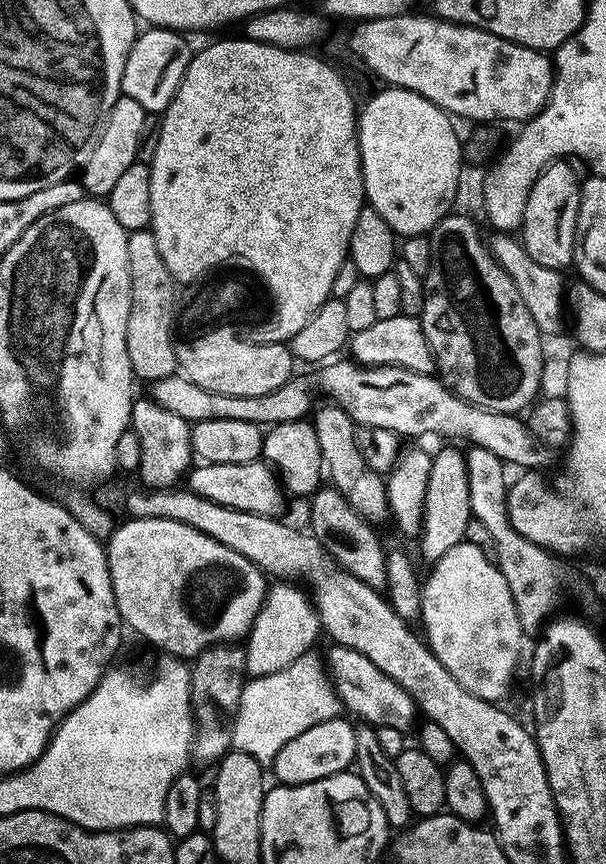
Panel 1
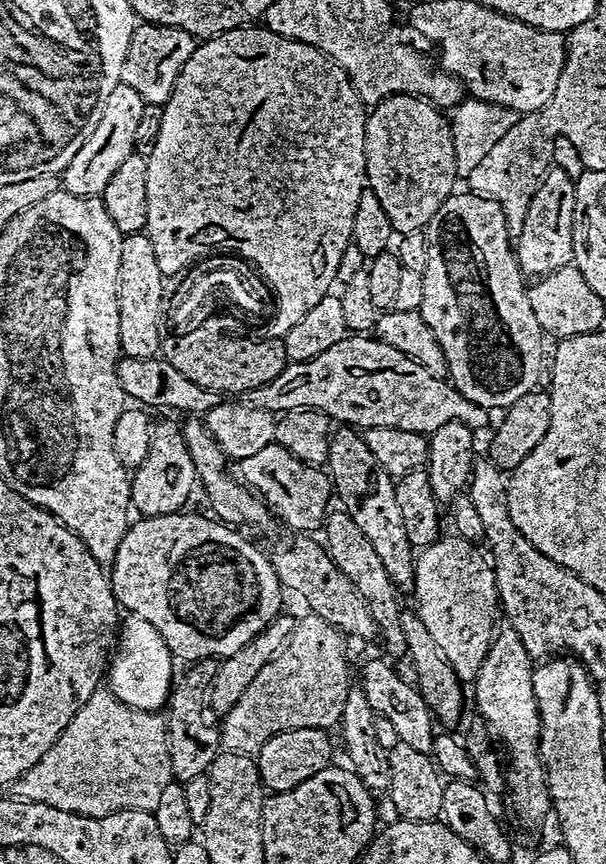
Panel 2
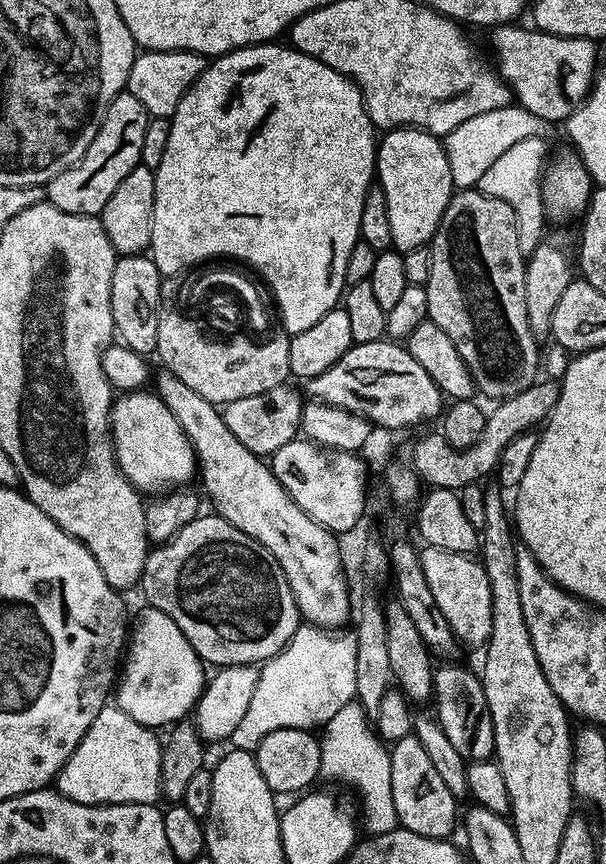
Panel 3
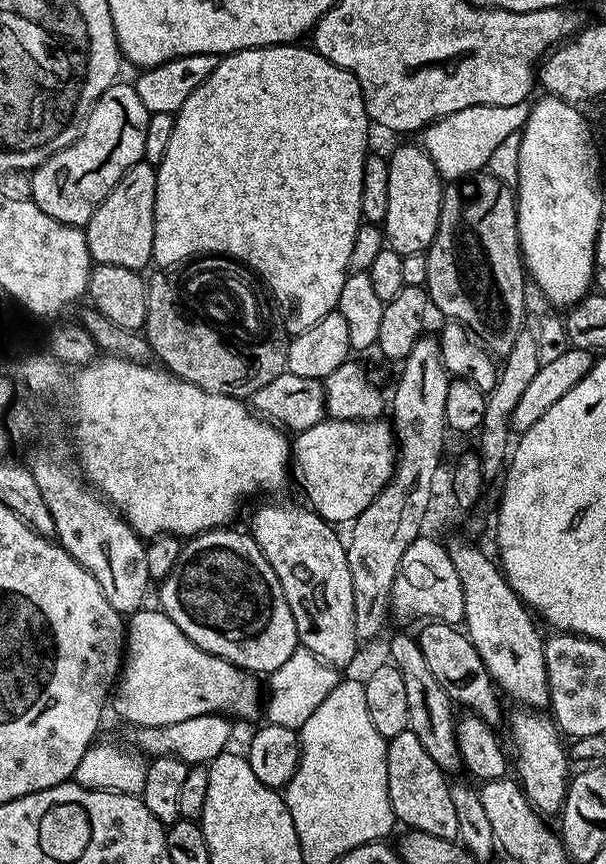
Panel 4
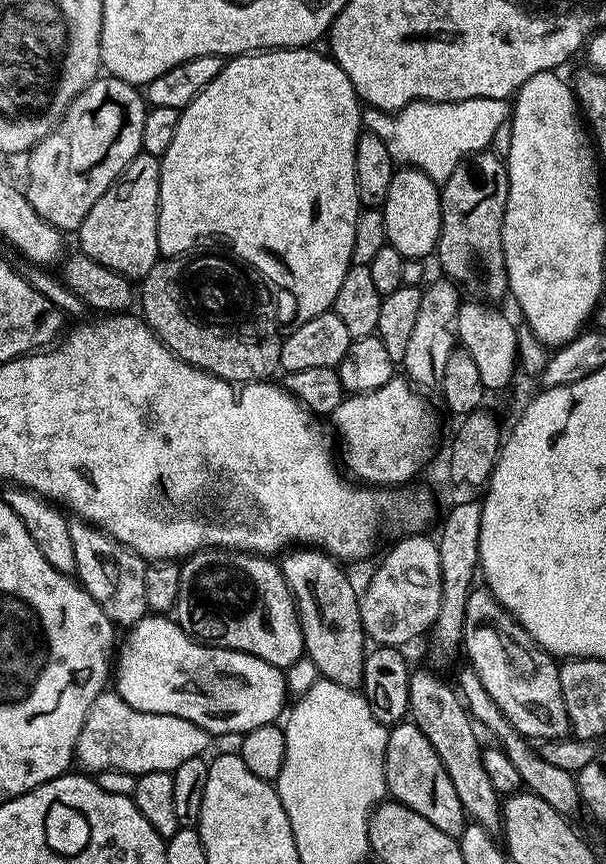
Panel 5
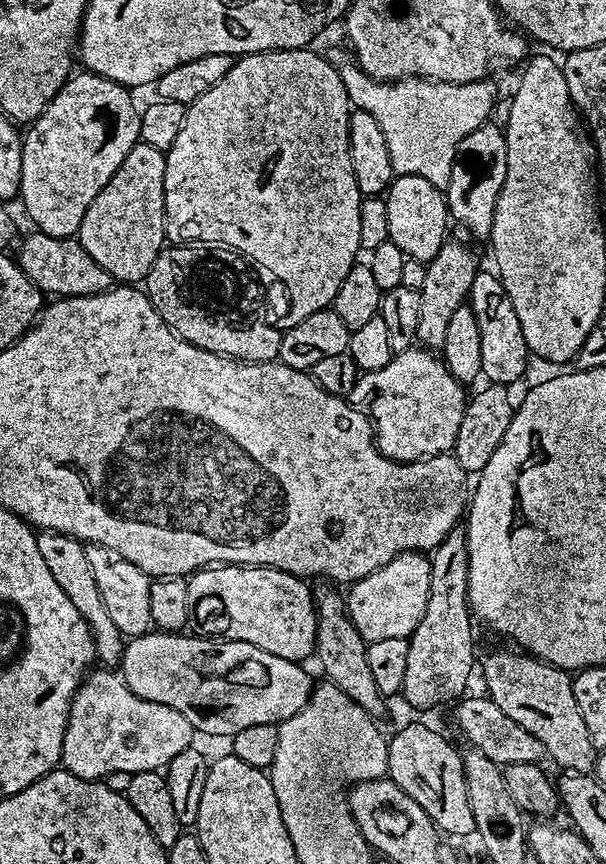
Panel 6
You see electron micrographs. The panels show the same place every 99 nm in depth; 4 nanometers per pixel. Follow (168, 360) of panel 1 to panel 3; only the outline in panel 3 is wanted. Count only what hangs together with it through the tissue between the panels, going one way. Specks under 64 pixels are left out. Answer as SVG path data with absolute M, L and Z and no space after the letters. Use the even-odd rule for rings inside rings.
M151 255L120 256L110 282L110 310L119 343L139 354L156 351L156 318L160 306L162 277Z

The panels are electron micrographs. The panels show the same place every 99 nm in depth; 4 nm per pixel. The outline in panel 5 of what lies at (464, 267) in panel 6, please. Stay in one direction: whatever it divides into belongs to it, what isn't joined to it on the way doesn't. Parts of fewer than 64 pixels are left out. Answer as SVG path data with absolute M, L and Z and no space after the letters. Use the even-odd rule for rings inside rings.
M439 279L422 291L422 306L418 306L418 319L414 321L406 358L402 362L403 375L420 390L435 389L439 385L442 370L446 370L446 362L458 344L456 315L462 303L462 292L451 280Z

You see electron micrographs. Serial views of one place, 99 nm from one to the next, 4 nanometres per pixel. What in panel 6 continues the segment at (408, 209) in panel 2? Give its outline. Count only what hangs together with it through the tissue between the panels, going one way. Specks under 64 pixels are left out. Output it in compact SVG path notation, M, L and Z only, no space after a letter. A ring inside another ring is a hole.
M396 176L383 199L389 223L388 239L394 242L394 246L398 246L398 250L404 252L407 259L423 262L432 260L450 236L450 217L445 193L426 182L426 178Z

